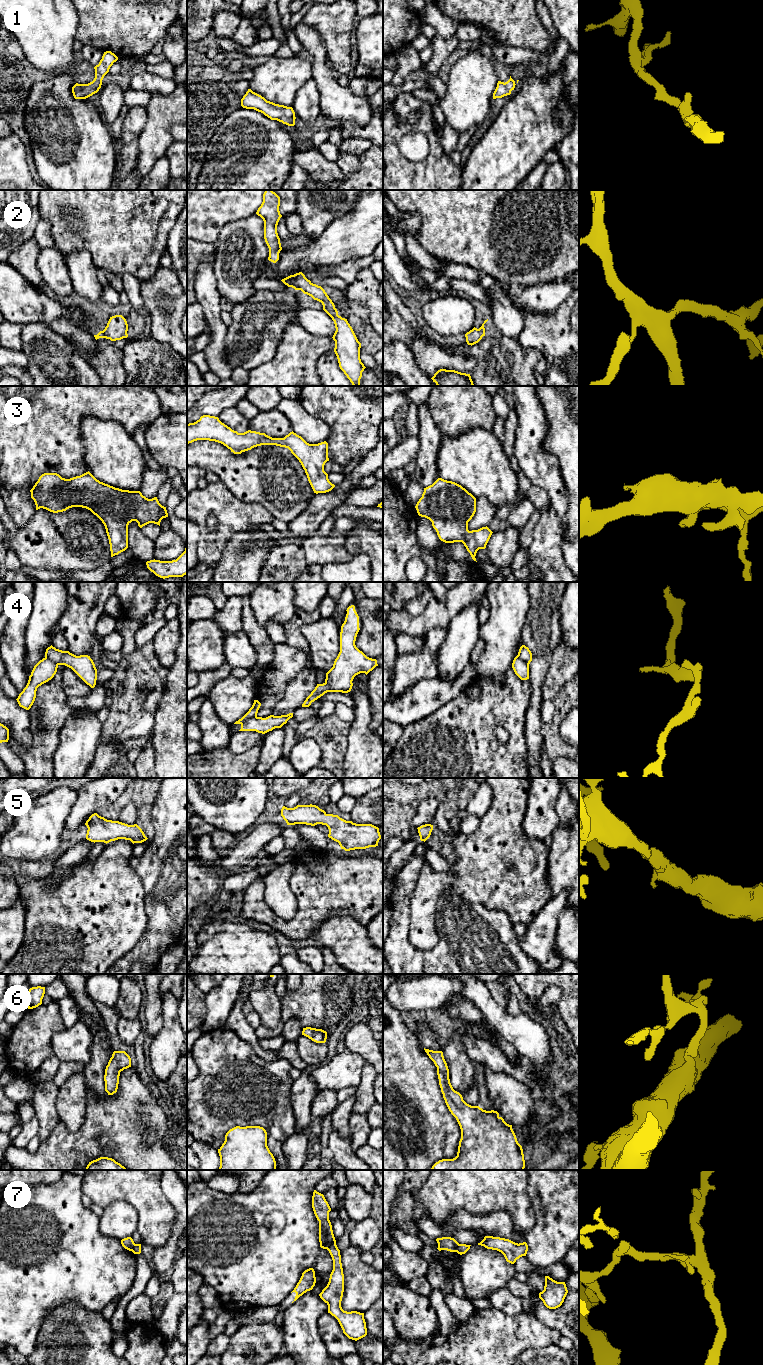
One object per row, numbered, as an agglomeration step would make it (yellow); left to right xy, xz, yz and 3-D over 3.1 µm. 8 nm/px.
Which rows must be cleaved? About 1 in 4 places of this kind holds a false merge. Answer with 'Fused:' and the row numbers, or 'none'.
Fused: 4, 7

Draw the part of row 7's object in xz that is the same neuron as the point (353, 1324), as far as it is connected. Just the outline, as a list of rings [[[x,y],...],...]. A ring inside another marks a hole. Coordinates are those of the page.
[[[333,1243],[328,1251],[333,1260],[333,1270],[327,1286],[319,1296],[328,1305],[328,1313],[338,1320],[343,1333],[349,1339],[357,1341],[367,1335],[364,1313],[357,1311],[347,1312],[342,1309],[341,1301],[344,1292],[344,1274],[340,1250],[336,1243]]]

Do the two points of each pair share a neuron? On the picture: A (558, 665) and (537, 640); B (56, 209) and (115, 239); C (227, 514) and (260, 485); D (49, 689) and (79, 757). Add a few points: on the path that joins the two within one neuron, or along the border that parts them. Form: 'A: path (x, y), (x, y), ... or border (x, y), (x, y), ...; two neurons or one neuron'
A: border (561, 641), (553, 652), (551, 664), (543, 680); two neurons
B: path (71, 209), (86, 210), (100, 224); one neuron
C: border (224, 485), (241, 500), (257, 502), (264, 507); two neurons
D: border (78, 710), (64, 722), (59, 732), (58, 746); two neurons

